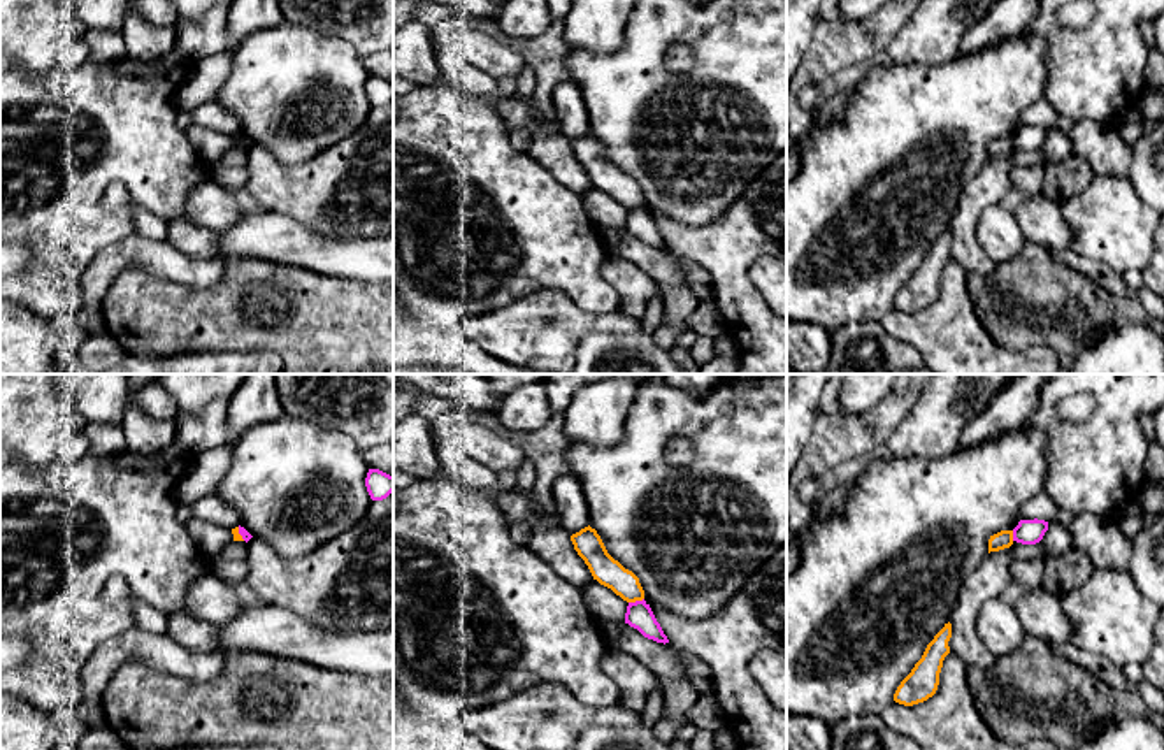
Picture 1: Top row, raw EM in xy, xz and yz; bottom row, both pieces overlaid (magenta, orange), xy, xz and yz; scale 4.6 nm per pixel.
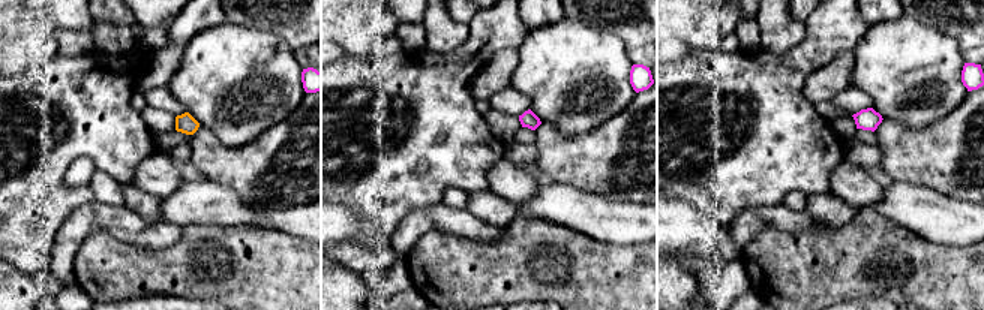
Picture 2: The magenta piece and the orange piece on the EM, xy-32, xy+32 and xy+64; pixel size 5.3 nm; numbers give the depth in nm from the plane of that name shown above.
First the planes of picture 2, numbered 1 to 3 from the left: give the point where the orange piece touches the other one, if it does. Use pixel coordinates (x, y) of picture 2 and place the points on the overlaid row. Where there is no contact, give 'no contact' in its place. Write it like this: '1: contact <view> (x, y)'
1: no contact
2: no contact
3: no contact

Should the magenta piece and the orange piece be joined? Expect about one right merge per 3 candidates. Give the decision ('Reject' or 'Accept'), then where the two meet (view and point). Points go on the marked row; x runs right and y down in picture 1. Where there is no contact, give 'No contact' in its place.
Reject. Touches magenta at xz (636, 601)

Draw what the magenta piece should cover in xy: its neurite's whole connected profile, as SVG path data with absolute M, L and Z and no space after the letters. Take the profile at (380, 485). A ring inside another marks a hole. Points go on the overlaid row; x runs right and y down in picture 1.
M369 469L365 487L372 501L383 501L393 492L393 476L379 469Z

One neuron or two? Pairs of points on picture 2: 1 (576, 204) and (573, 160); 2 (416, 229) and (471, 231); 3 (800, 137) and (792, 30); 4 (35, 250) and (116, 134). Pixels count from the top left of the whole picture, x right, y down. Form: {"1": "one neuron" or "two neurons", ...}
{"1": "two neurons", "2": "one neuron", "3": "two neurons", "4": "one neuron"}

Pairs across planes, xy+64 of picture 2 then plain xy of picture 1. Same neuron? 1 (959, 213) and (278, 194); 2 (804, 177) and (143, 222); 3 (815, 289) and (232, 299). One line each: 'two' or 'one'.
1: two
2: two
3: one

